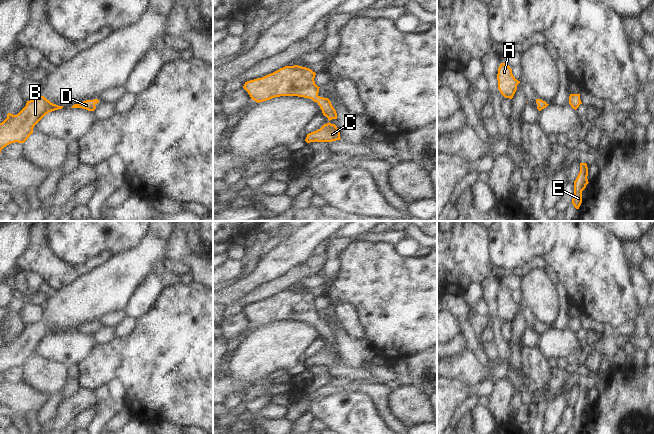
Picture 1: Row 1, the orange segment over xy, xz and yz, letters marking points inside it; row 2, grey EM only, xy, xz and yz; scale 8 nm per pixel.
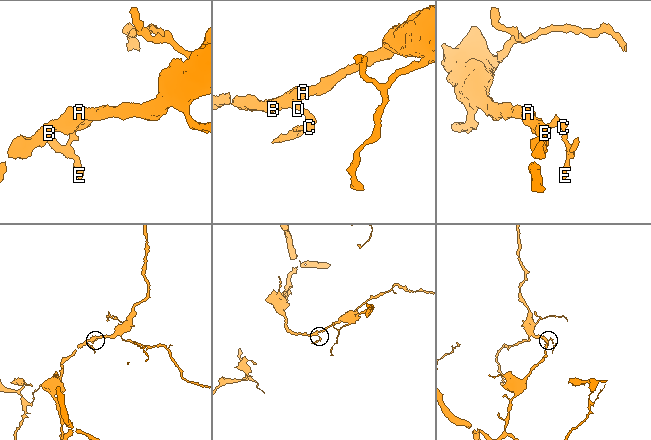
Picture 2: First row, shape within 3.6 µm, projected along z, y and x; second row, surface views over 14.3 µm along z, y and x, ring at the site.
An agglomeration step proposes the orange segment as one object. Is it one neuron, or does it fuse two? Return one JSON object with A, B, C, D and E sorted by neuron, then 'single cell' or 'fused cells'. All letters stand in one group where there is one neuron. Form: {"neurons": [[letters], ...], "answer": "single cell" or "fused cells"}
{"neurons": [["A", "B", "C", "D", "E"]], "answer": "single cell"}

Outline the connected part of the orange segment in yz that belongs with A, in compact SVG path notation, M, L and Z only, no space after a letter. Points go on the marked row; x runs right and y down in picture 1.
M501 63L497 74L498 89L505 98L512 99L520 83L512 74L509 65Z

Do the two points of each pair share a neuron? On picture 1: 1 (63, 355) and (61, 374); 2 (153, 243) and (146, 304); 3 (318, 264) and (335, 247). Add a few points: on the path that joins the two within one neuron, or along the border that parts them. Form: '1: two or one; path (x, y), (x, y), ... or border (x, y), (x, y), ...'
1: two; border (39, 356), (65, 362), (69, 366)
2: two; border (153, 273), (140, 286), (135, 295)
3: two; border (327, 254), (327, 260), (322, 269)

